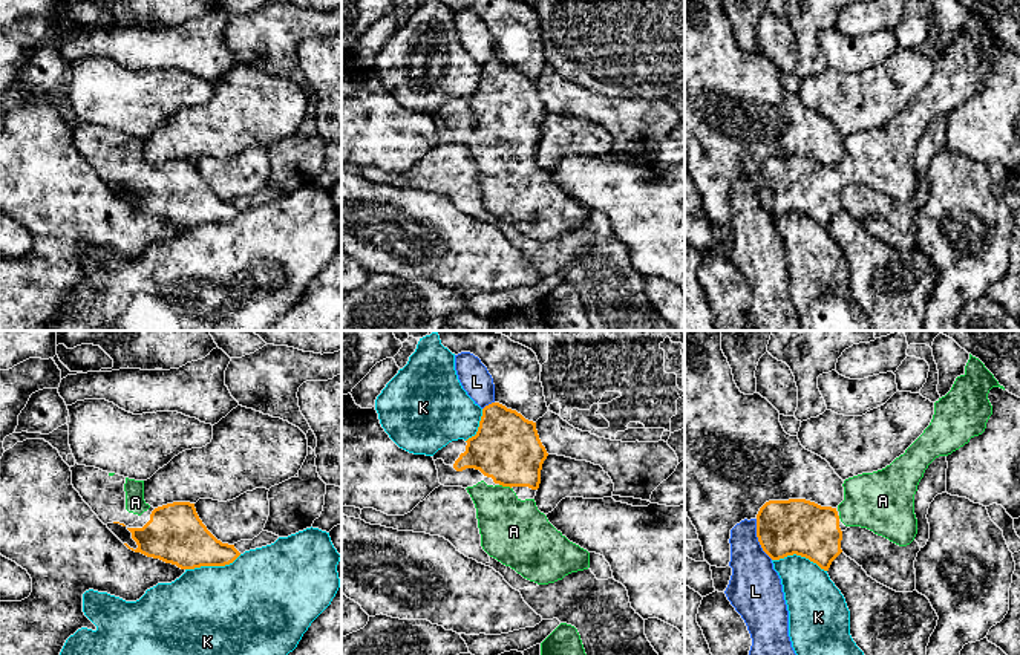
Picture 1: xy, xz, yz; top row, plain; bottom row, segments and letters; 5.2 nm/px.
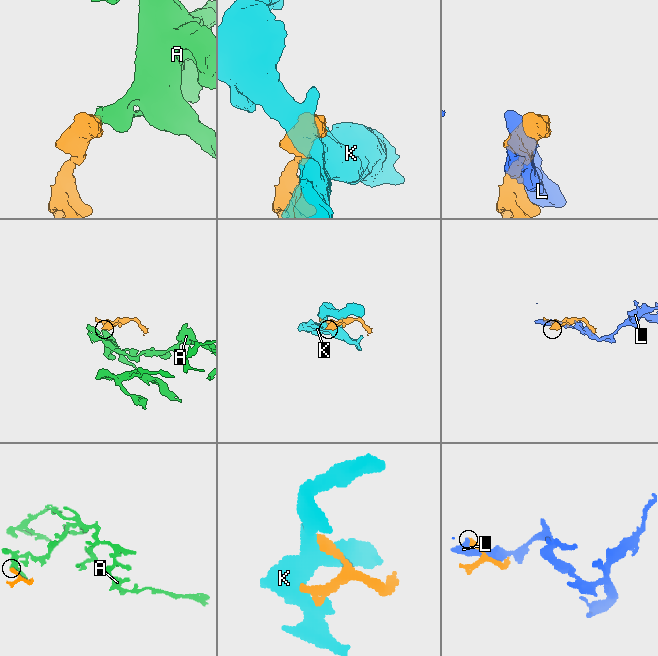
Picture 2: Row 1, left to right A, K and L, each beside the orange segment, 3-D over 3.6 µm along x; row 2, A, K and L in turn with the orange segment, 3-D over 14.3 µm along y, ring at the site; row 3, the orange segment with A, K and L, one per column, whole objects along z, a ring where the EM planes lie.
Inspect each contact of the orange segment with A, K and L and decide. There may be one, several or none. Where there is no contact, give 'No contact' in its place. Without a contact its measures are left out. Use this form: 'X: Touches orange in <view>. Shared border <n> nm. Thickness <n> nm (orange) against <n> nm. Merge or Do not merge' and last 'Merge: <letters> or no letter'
A: Touches orange in xz. Shared border 70 nm. Thickness 360 nm (orange) against 340 nm. Merge
K: Touches orange in xy. Shared border 300 nm. Thickness 300 nm (orange) against 500 nm. Do not merge
L: Touches orange in yz. Shared border 240 nm. Thickness 300 nm (orange) against 280 nm. Do not merge
Merge: A

